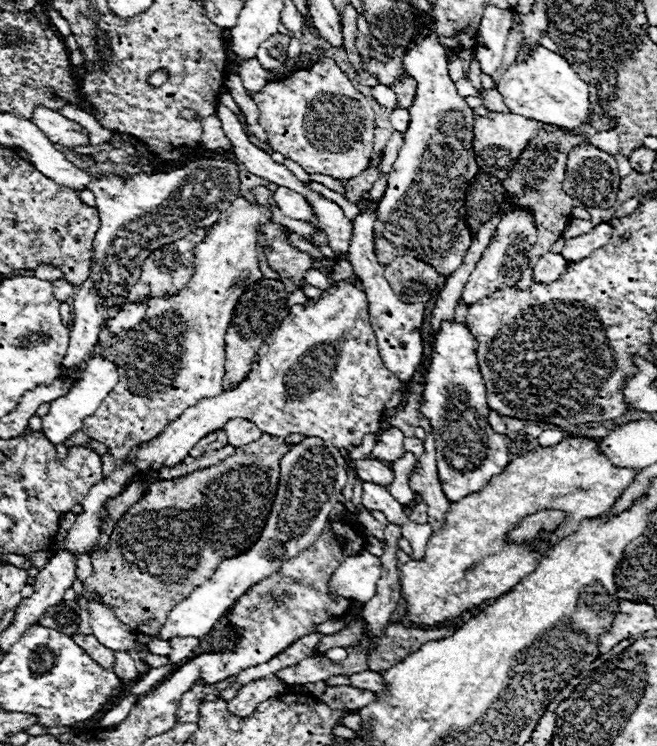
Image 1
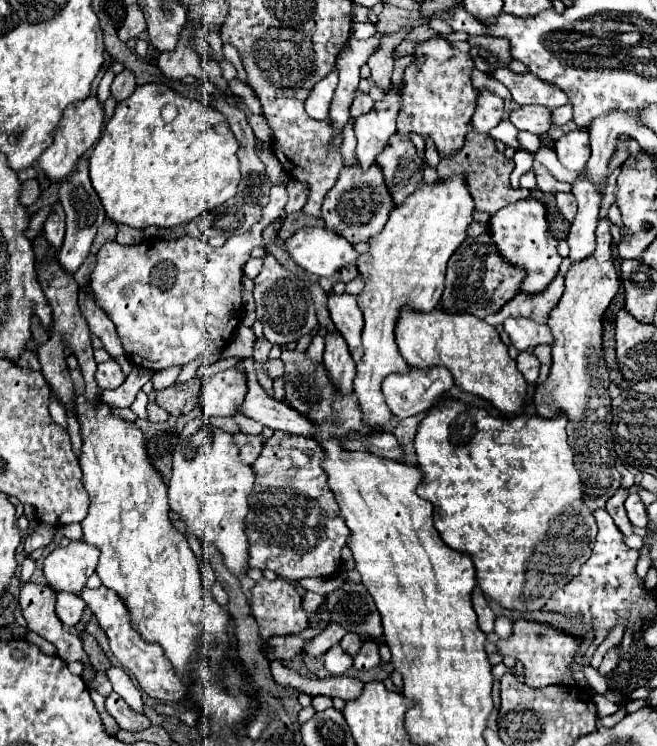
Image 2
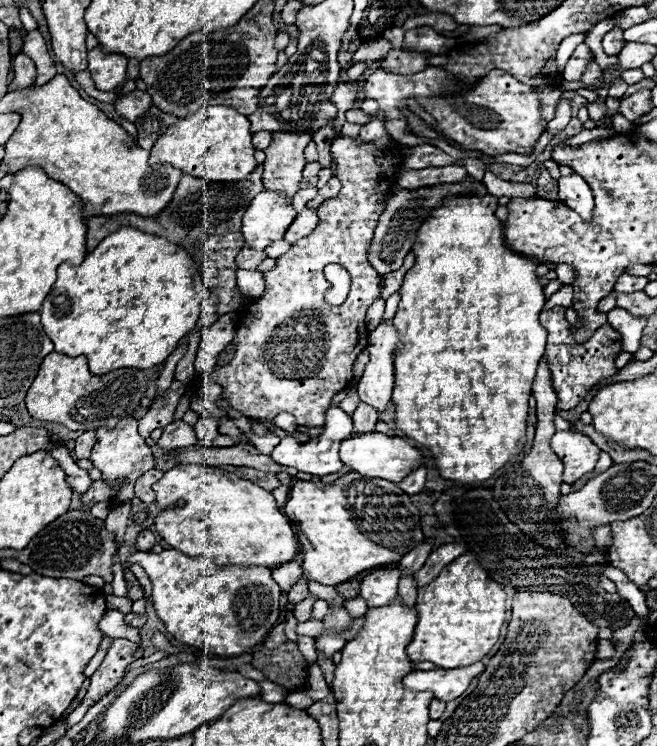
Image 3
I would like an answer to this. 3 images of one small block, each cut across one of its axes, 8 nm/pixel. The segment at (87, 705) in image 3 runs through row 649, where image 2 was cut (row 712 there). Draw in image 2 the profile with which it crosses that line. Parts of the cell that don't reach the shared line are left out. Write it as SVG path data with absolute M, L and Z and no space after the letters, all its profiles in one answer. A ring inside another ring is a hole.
M110 694L106 698L106 710L116 718L120 728L124 730L144 730L150 726L150 720L144 714L134 712L118 694Z

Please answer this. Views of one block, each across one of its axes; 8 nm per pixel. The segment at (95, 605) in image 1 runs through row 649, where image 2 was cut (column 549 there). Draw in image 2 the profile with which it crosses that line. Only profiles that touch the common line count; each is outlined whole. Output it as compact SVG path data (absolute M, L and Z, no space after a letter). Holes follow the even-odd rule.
M520 106L518 110L512 110L510 122L520 128L528 130L536 136L546 136L550 132L552 124L552 110L546 106Z

